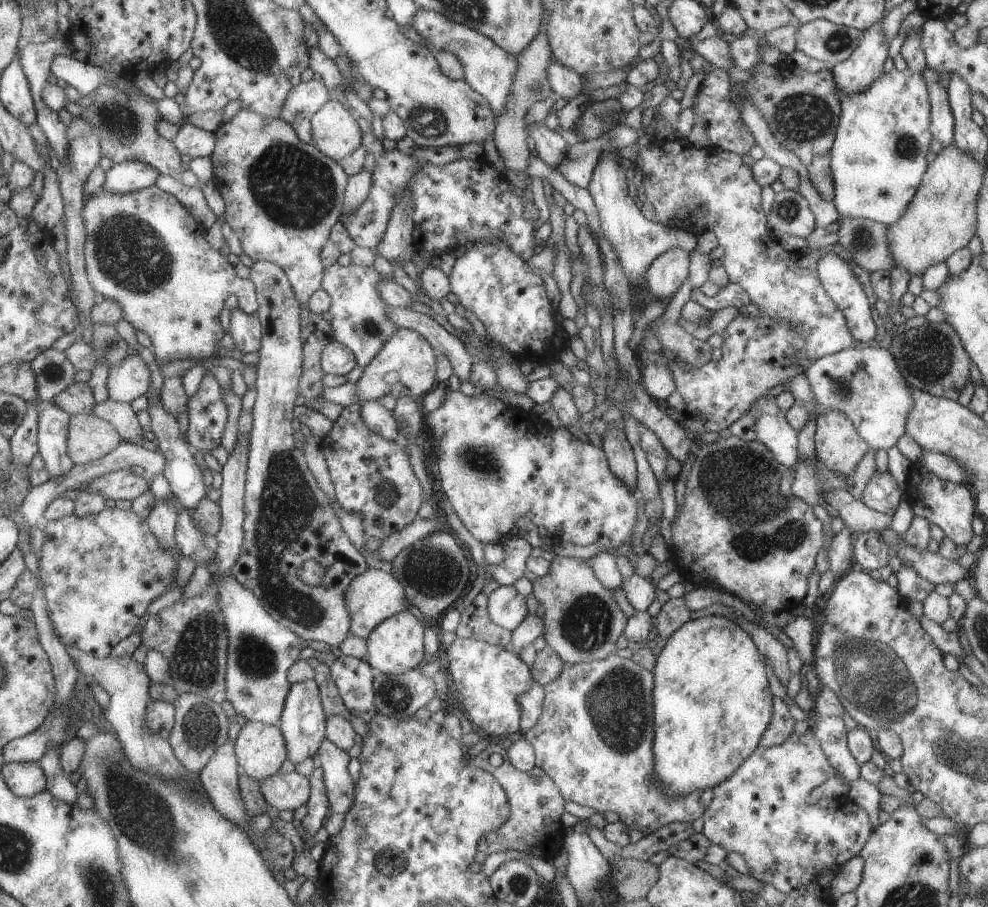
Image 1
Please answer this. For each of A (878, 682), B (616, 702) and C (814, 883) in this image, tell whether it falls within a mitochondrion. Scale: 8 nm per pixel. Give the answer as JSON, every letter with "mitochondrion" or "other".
{"A":"mitochondrion","B":"mitochondrion","C":"other"}

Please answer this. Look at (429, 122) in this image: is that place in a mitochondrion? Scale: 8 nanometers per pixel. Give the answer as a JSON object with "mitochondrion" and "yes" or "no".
{"mitochondrion":"yes"}

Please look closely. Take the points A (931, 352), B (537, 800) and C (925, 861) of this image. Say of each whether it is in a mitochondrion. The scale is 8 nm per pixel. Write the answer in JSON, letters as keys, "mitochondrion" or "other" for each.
{"A":"mitochondrion","B":"other","C":"mitochondrion"}

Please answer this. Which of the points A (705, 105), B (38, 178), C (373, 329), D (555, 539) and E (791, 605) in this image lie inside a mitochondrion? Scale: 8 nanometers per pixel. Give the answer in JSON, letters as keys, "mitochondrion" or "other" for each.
{"A":"other","B":"other","C":"mitochondrion","D":"other","E":"other"}

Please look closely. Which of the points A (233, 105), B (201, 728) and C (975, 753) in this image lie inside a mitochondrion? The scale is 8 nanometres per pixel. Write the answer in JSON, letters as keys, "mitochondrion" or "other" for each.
{"A":"other","B":"mitochondrion","C":"mitochondrion"}

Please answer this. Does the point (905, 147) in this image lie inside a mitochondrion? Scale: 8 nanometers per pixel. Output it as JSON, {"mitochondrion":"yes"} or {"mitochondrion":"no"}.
{"mitochondrion":"yes"}

